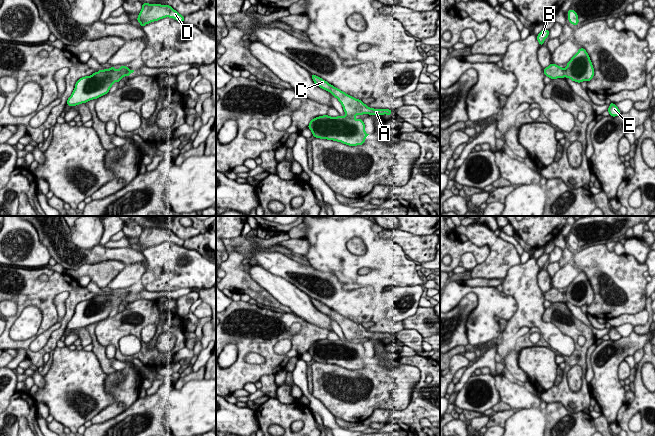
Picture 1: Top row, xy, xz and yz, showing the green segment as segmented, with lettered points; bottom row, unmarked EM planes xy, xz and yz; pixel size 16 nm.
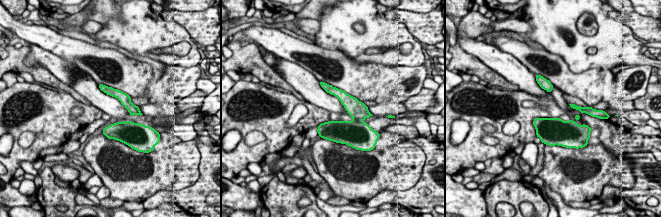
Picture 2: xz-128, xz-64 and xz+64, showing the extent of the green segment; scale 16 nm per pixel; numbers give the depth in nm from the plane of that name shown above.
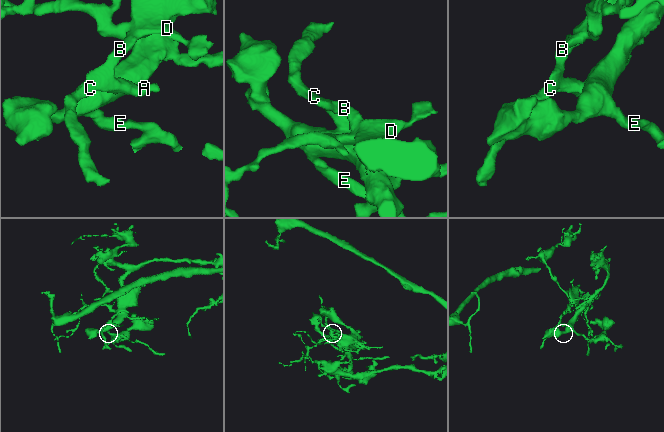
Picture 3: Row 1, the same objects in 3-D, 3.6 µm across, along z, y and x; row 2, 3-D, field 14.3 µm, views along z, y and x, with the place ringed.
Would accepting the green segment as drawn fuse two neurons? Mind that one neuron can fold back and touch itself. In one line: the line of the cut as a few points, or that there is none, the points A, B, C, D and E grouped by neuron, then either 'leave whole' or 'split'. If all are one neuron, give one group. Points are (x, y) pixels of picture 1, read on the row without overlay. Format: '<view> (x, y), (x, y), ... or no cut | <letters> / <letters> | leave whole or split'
no cut | A B C D E | leave whole

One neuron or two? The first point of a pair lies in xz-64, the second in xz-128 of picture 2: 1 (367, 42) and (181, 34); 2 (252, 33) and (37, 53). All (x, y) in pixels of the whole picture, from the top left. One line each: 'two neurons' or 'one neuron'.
1: one neuron
2: two neurons

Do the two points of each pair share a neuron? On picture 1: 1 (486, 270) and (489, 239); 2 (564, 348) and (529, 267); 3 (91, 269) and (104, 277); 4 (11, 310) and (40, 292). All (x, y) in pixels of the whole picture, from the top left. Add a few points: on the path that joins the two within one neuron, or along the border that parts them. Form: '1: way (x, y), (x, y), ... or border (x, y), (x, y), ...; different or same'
1: way (494, 262), (494, 247); same
2: way (545, 328), (530, 313), (529, 287); same
3: way (94, 271), (101, 274); same
4: border (10, 300), (16, 305), (16, 313), (11, 317); different

